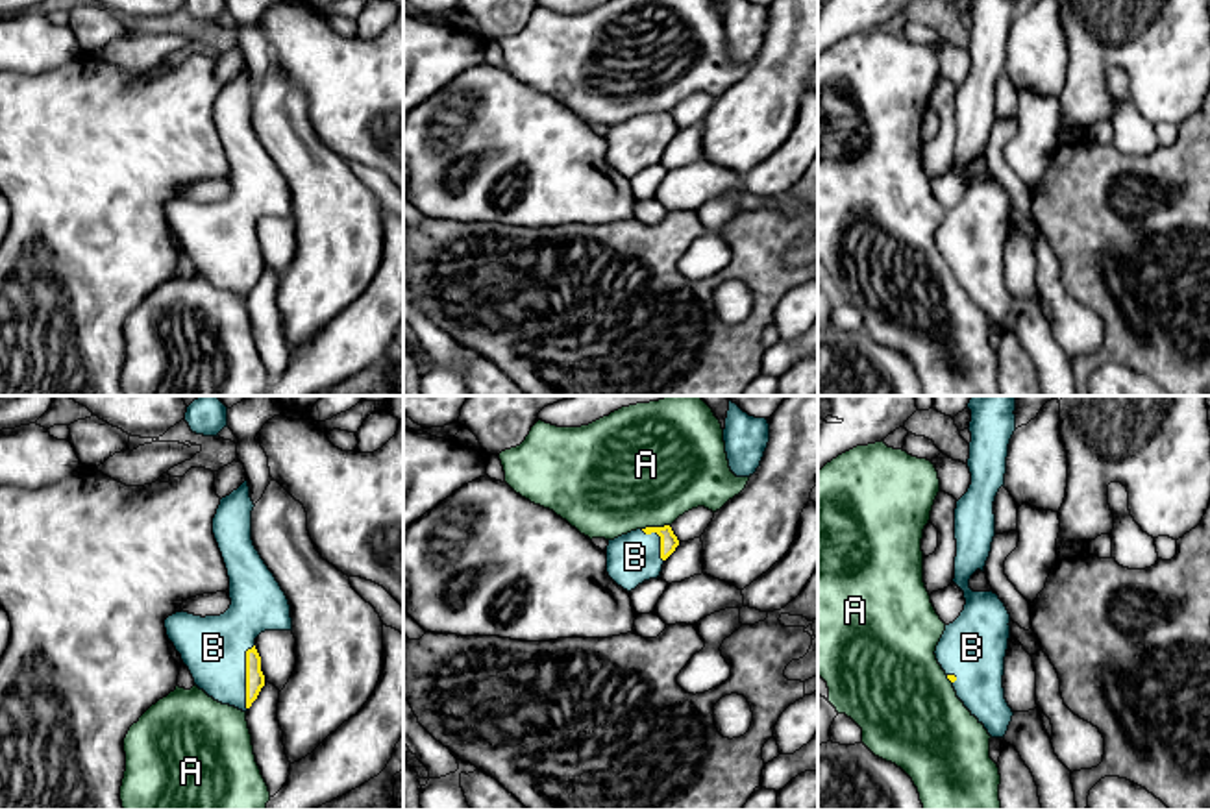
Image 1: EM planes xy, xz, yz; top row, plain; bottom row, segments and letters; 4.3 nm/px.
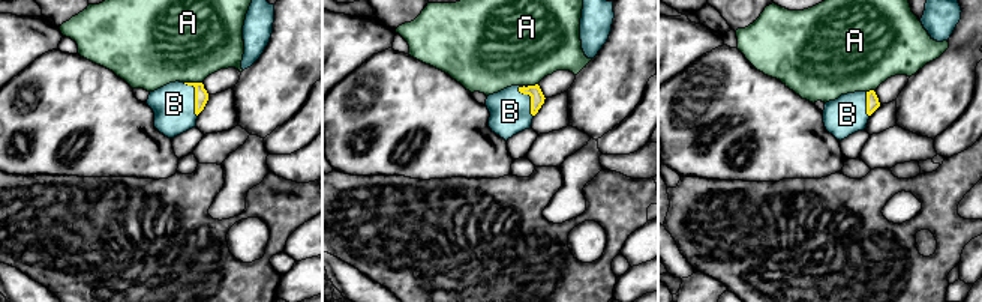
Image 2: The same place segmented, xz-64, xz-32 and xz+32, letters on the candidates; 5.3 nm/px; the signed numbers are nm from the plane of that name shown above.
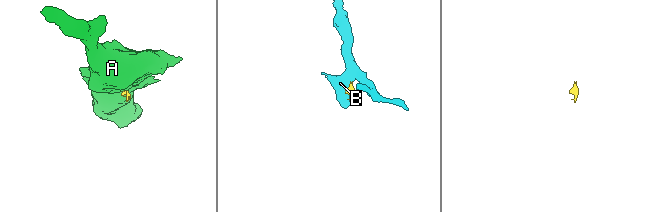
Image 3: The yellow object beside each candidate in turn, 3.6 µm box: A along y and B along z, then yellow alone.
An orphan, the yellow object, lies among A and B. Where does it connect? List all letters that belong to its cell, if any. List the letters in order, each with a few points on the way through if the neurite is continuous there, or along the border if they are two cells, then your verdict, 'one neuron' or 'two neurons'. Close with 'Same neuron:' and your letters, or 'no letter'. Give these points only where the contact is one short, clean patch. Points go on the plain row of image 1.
A: border xz (668, 110), (642, 115); two neurons
B: one neuron
Same neuron: B

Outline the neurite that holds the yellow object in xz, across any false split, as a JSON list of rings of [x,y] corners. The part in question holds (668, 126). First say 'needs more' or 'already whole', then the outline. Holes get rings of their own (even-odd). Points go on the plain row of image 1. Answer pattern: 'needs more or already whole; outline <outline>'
needs more; outline [[[670,111],[631,117],[609,126],[607,159],[631,178],[644,166],[661,163],[664,146],[677,131],[679,126]]]

